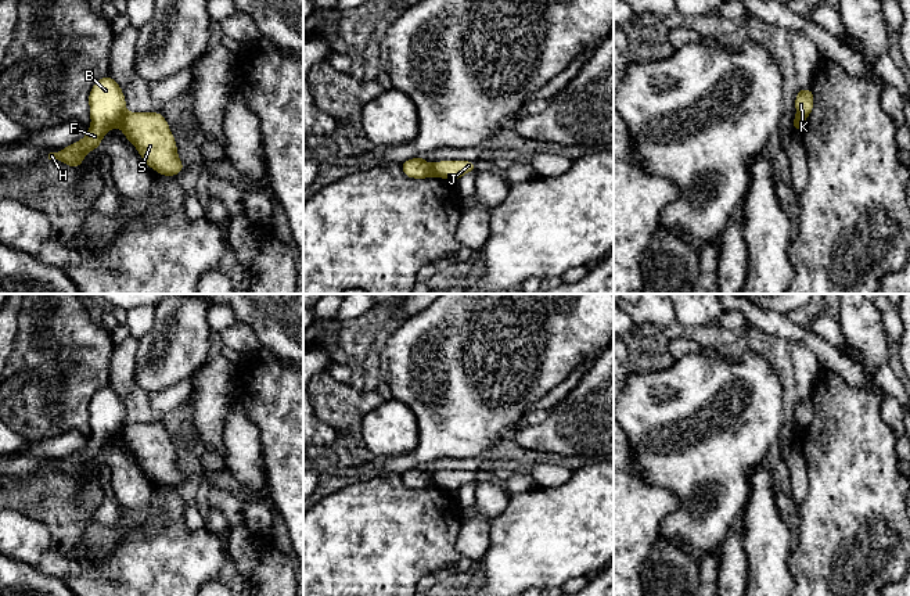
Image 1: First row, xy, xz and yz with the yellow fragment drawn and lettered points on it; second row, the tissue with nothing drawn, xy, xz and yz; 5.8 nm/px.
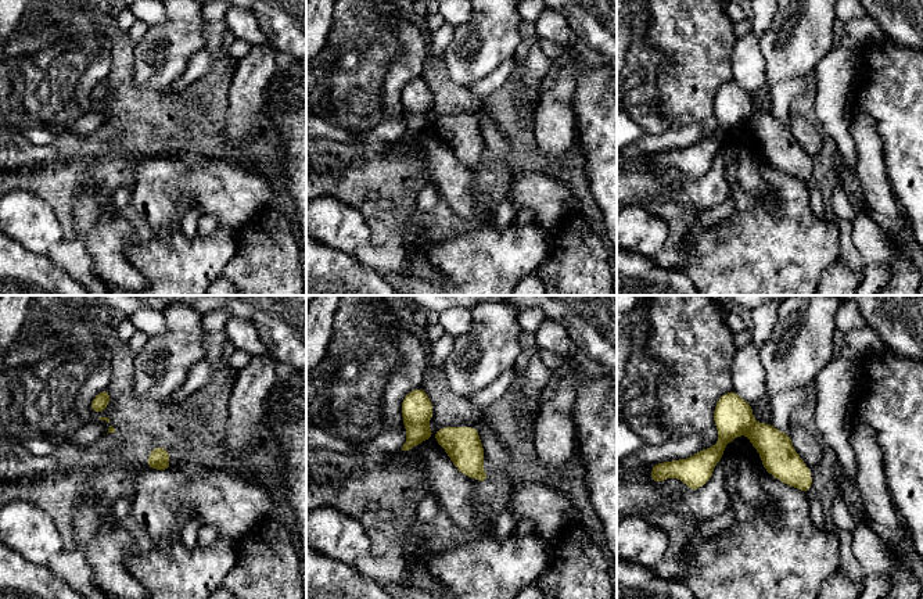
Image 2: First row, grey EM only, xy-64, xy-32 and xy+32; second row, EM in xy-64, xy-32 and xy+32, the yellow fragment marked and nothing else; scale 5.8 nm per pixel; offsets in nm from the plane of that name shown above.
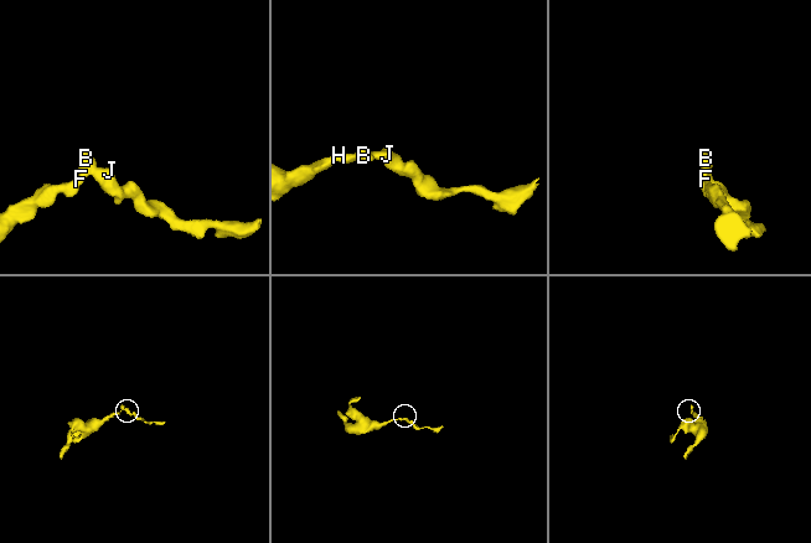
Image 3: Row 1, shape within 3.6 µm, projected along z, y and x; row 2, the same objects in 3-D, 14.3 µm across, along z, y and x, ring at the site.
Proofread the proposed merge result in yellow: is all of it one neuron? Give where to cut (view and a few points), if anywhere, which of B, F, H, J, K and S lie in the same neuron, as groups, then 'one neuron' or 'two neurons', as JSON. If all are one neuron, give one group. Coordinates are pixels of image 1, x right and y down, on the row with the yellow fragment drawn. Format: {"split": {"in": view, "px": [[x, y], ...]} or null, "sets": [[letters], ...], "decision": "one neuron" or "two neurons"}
{"split": {"in": "xy", "px": [[126, 112], [118, 125]]}, "sets": [["B", "F", "H", "K"], ["J", "S"]], "decision": "two neurons"}

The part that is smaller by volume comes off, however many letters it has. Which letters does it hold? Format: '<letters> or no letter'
J, S

